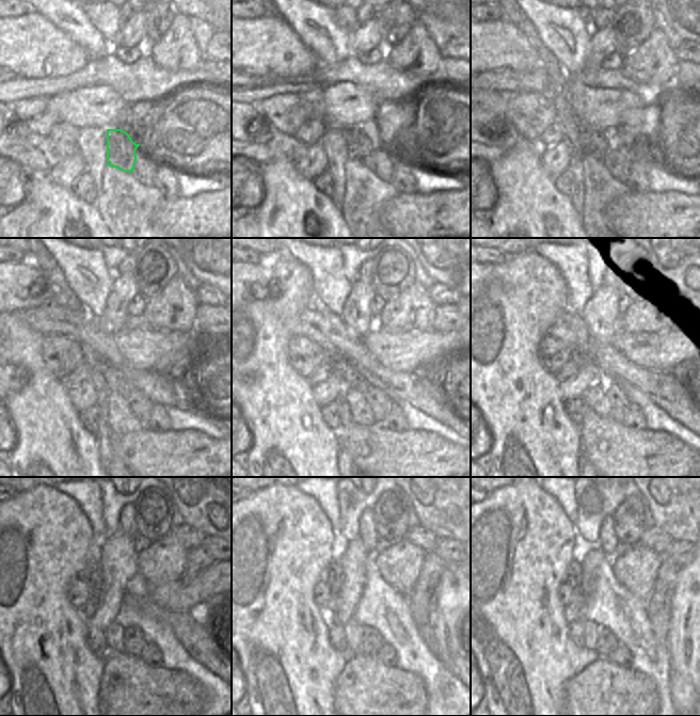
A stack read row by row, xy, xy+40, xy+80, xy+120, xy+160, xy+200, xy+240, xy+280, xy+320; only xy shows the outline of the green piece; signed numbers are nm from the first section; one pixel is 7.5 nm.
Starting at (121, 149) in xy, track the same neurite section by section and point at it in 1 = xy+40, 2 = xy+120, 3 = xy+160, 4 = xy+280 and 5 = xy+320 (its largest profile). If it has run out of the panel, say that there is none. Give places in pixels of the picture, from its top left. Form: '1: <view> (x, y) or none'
1: xy+40 (360, 147)
2: xy+120 (102, 374)
3: xy+160 (339, 363)
4: xy+280 (335, 573)
5: xy+320 (574, 571)

